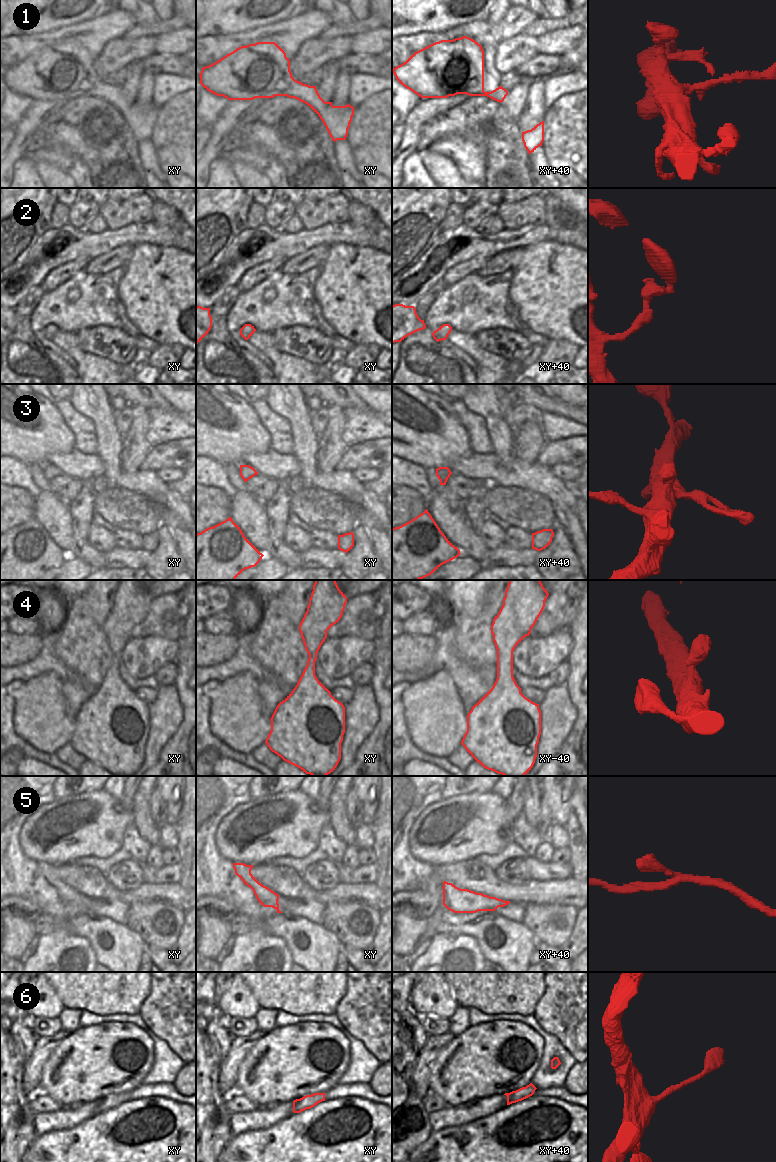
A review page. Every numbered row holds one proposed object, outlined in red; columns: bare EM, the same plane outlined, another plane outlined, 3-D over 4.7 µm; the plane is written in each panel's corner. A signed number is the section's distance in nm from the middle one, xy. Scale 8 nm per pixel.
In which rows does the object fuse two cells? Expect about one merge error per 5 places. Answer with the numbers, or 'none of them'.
none of them

